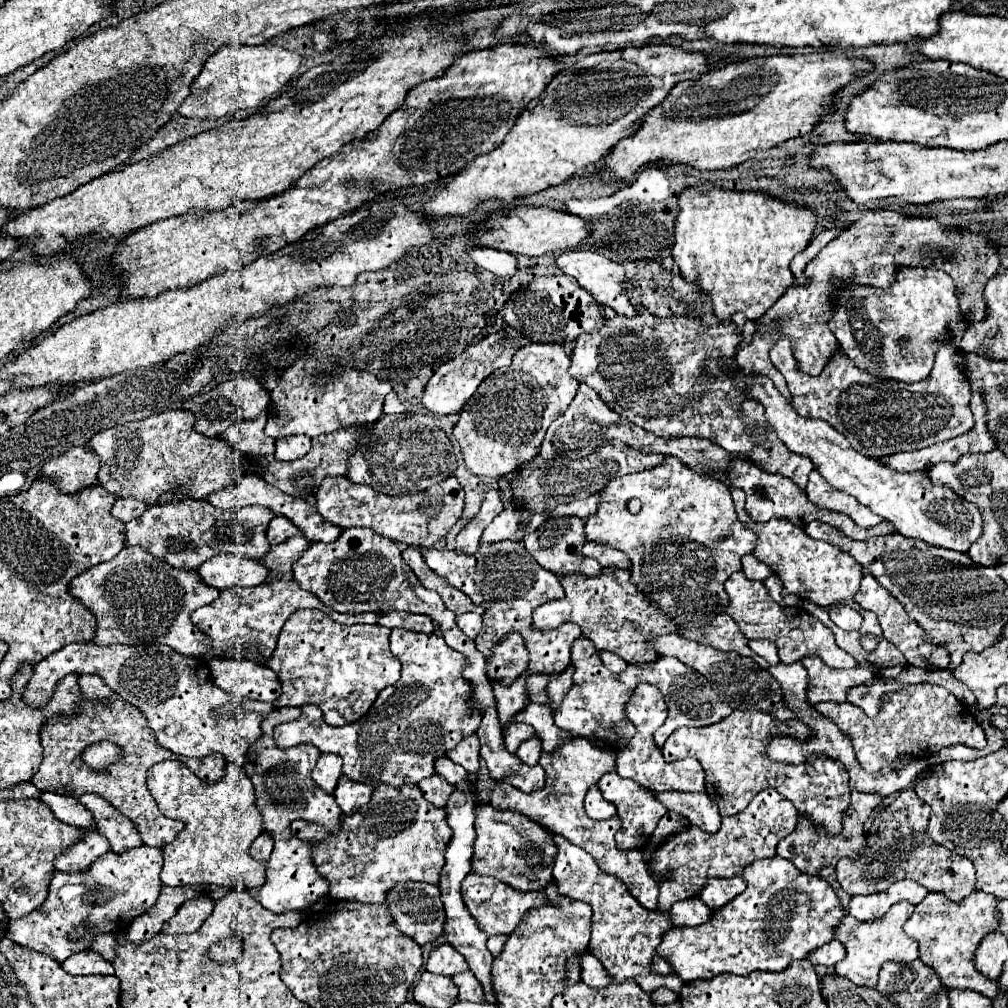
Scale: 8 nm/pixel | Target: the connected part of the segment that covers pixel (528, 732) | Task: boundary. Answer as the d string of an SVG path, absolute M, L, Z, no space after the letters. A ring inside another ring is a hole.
M511 724L511 728L507 728L507 732L503 732L503 740L505 740L505 748L513 754L517 750L517 746L523 742L523 740L529 740L535 736L535 730L529 726L529 724Z

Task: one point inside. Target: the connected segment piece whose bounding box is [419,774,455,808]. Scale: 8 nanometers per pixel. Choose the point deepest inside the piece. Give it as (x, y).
(437, 791)

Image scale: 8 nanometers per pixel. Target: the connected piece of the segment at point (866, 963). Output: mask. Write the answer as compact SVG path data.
M897 902L897 904L893 904L887 910L885 916L881 916L877 920L859 922L859 920L855 920L851 916L845 916L843 922L833 932L833 938L839 940L845 946L845 950L847 950L845 958L839 964L835 964L835 976L847 978L855 986L875 988L881 964L885 964L887 960L891 960L891 962L905 962L905 964L915 960L919 956L917 944L911 938L907 938L905 932L903 932L903 924L909 920L911 912L913 912L911 904Z

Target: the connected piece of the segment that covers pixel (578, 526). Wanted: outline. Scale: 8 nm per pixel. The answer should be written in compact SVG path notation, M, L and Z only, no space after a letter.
M547 516L547 524L543 524L543 528L537 528L535 532L527 534L523 538L527 552L549 572L557 574L557 576L567 576L567 574L583 574L583 576L599 576L601 574L601 564L593 558L585 558L581 552L585 540L583 540L583 520L575 518L575 516L563 516L563 518L555 518L555 516Z

